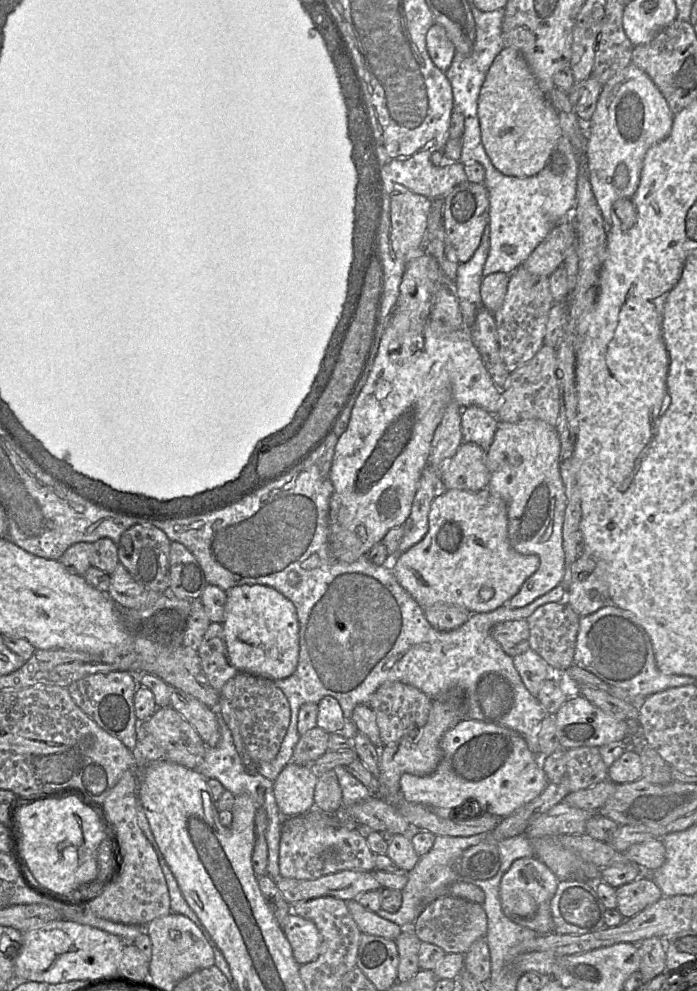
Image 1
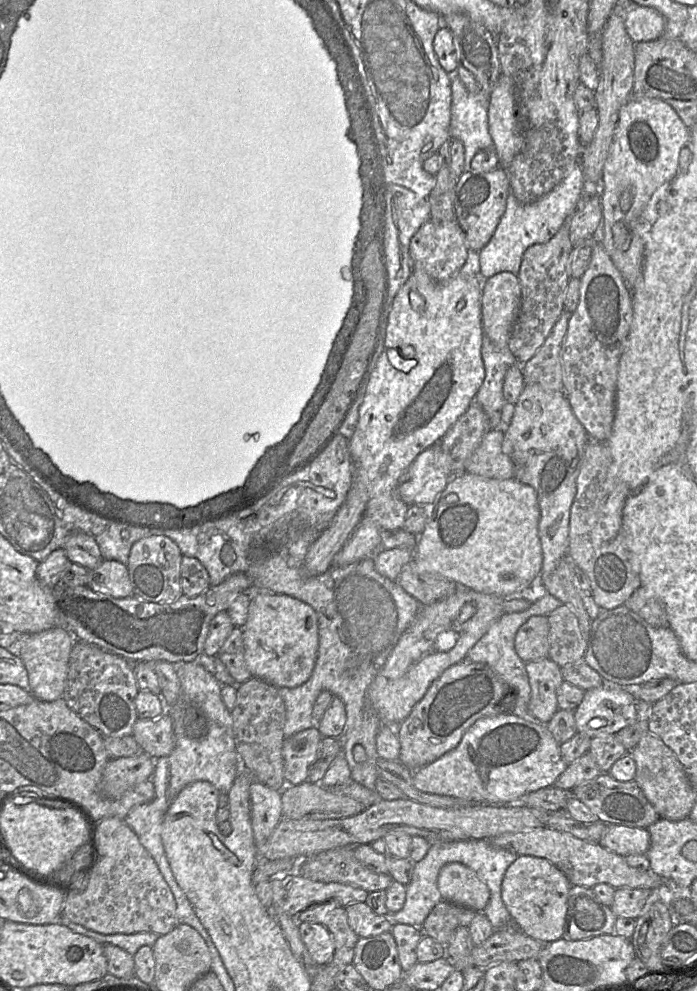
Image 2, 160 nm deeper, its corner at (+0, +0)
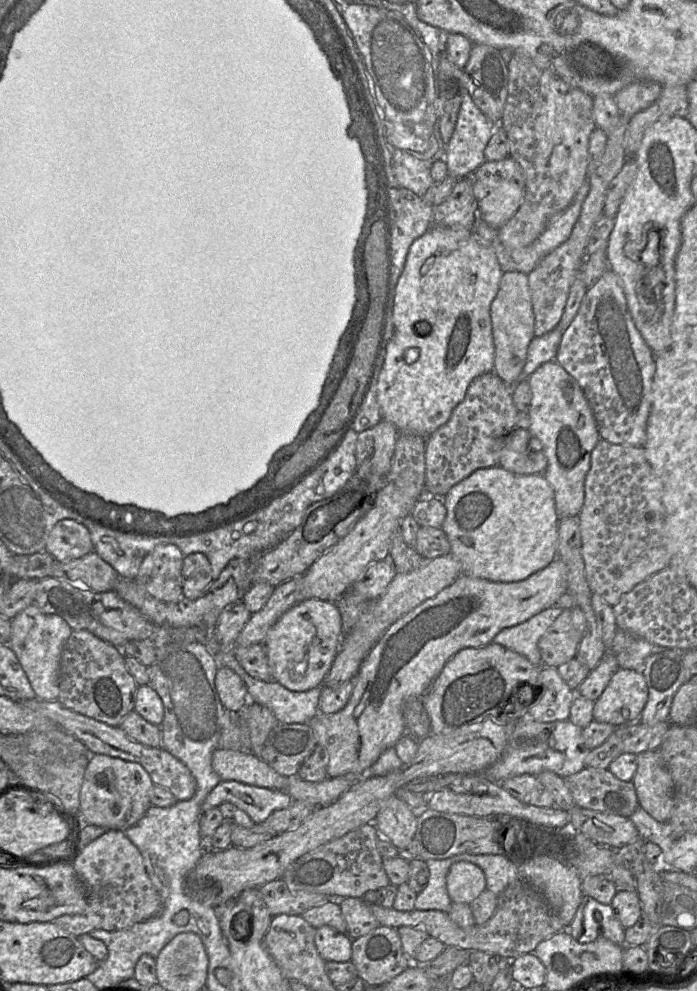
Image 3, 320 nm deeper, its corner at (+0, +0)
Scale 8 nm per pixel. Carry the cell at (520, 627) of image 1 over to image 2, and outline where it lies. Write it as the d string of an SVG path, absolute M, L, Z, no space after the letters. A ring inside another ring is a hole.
M548 616L530 617L518 629L515 636L515 651L526 663L549 657Z

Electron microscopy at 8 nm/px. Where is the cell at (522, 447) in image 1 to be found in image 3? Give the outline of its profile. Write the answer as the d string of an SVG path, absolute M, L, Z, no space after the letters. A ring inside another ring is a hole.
M555 360L538 367L527 379L532 400L527 414L531 436L539 441L547 458L543 476L554 492L558 517L577 516L584 502L584 483L591 452L600 440L592 409L578 382Z

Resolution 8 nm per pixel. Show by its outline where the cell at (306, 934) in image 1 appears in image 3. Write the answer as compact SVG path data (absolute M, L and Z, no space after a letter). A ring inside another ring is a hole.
M324 925L315 929L315 946L325 962L351 961L352 939L336 929Z

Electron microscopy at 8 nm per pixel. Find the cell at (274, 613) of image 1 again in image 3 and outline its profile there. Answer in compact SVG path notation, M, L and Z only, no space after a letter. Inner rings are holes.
M310 598L287 610L262 642L272 679L288 690L304 692L324 684L343 641L342 619L335 602Z

